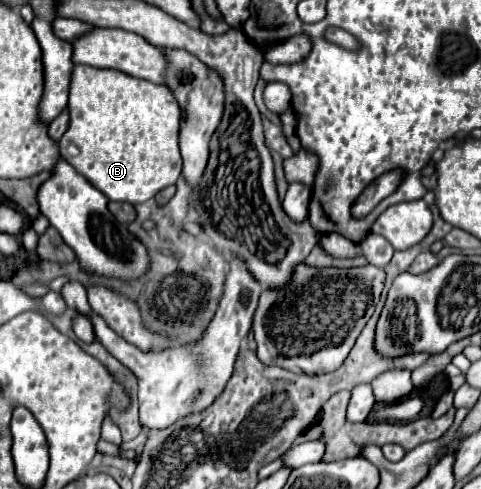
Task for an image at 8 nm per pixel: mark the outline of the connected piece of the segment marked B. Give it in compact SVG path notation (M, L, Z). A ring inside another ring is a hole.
M76 65L70 87L70 127L60 139L62 157L84 175L96 189L100 189L110 201L144 203L154 199L164 187L176 185L182 173L180 155L180 121L182 109L168 87L154 85L144 79L136 79L116 69L96 69L90 65Z

